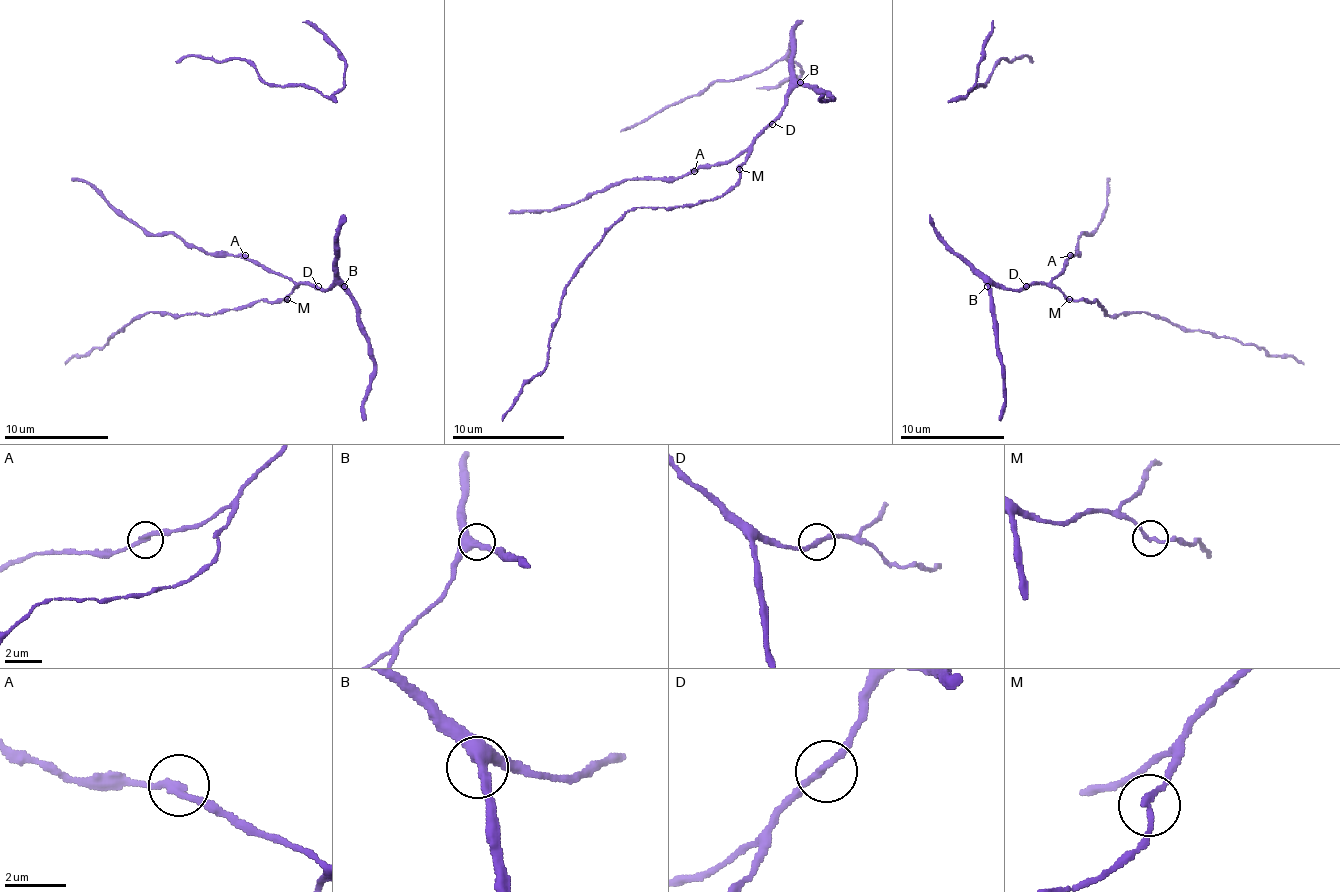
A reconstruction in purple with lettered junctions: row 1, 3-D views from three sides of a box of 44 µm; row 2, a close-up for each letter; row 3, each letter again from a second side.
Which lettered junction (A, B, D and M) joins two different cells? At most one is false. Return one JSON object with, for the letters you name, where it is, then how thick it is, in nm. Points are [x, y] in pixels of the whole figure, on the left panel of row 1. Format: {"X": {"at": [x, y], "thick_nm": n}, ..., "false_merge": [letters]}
{"false_merge": []}

